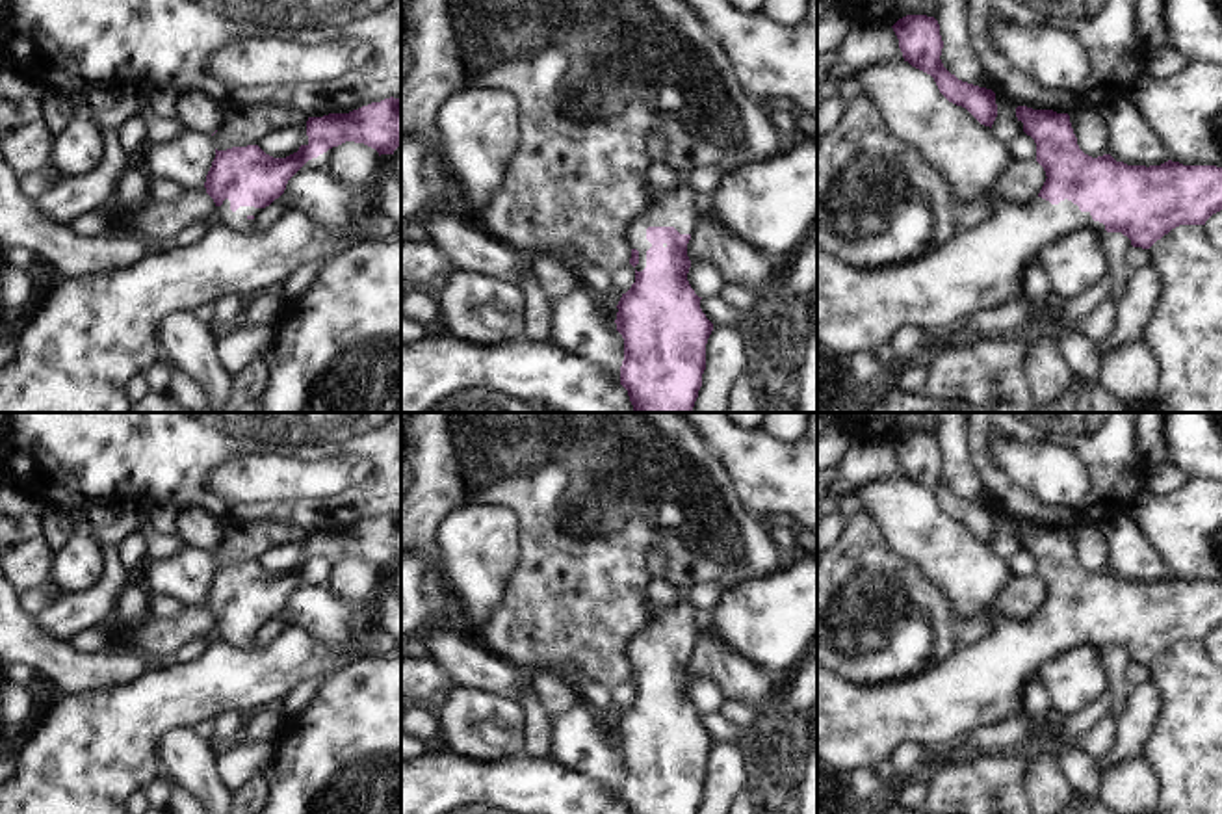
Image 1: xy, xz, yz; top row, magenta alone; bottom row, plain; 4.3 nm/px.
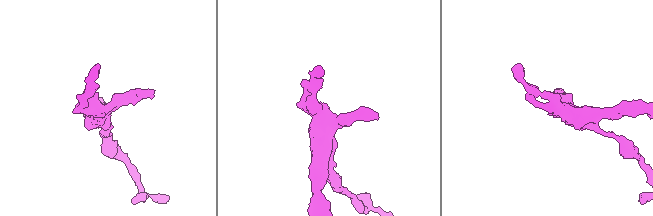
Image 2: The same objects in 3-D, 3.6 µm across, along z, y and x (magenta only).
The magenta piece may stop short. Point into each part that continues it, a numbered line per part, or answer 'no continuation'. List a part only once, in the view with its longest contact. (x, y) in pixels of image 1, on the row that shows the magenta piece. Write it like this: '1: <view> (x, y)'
1: xz (676, 209)

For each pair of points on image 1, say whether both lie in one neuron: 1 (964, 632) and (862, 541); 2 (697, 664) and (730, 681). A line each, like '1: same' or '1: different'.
1: same
2: same

